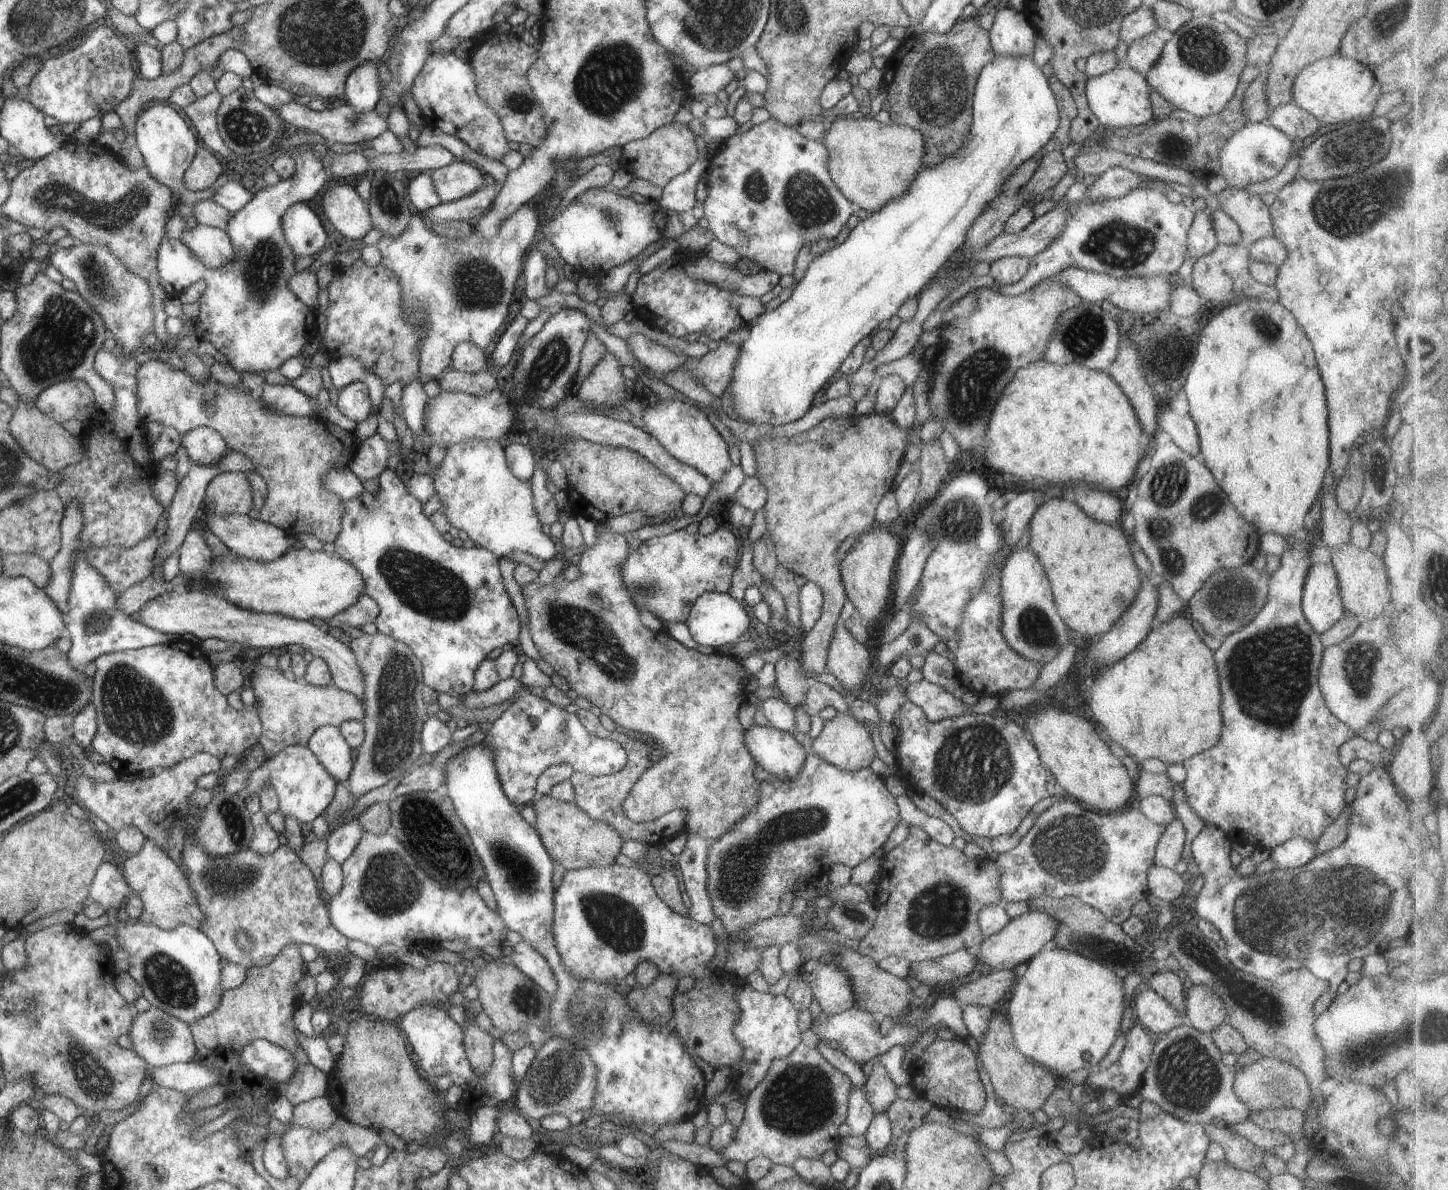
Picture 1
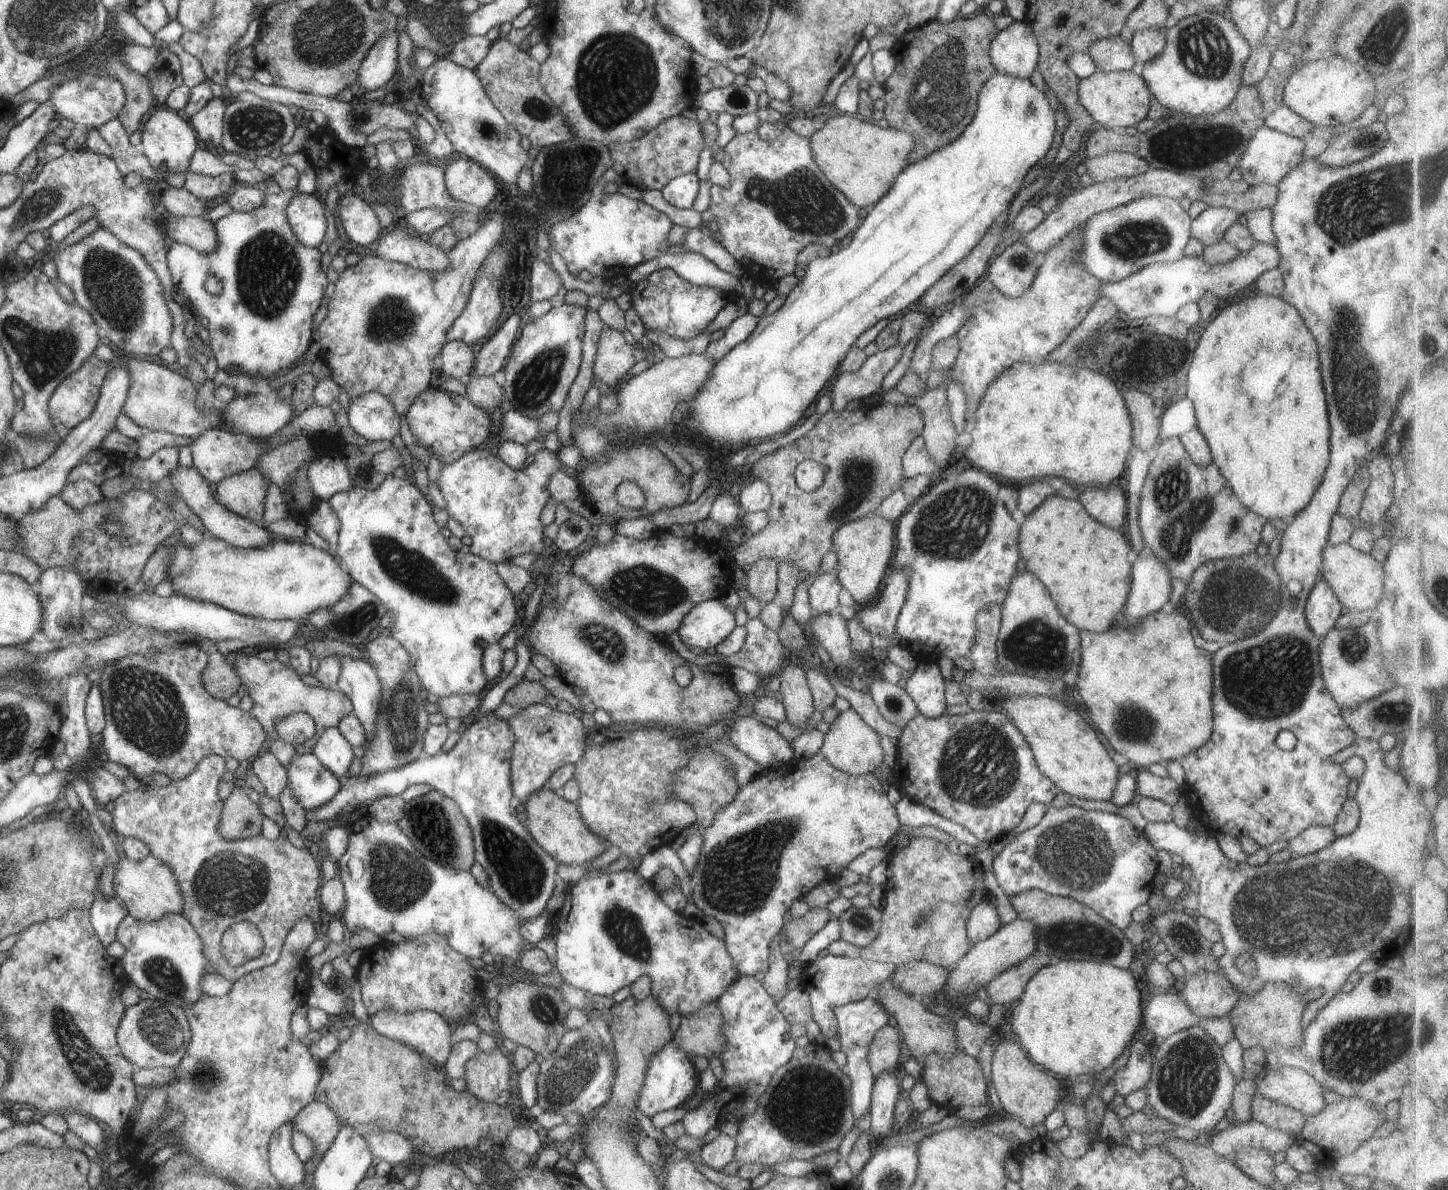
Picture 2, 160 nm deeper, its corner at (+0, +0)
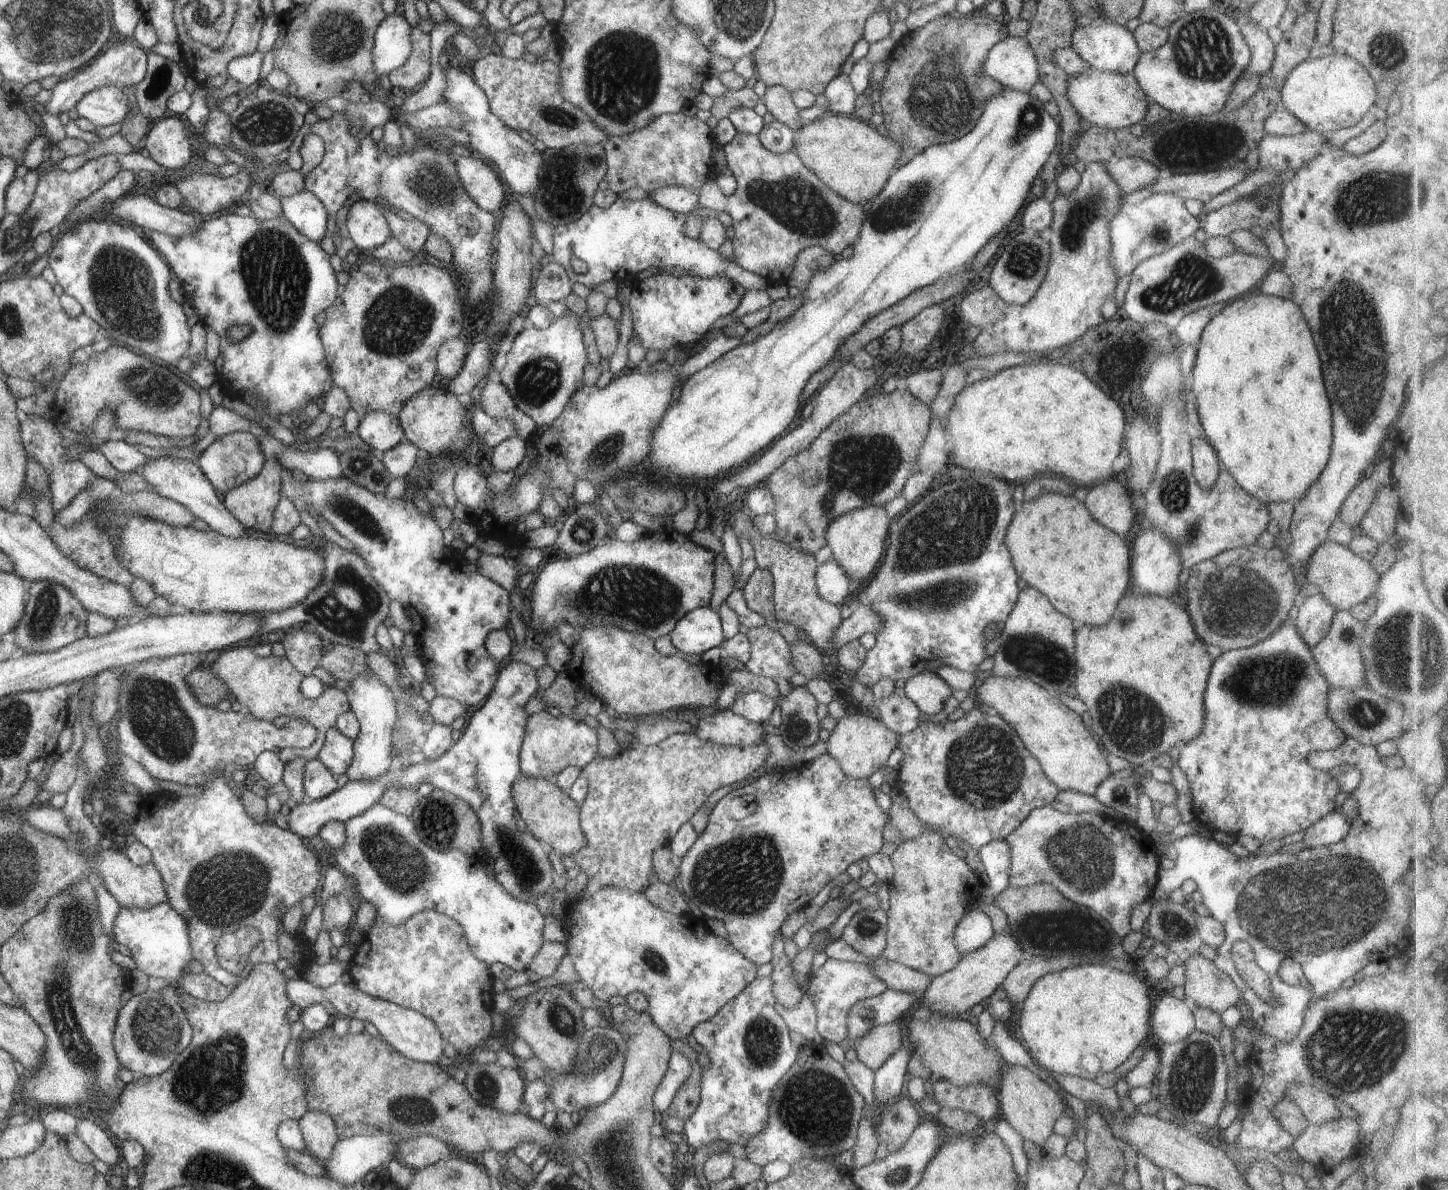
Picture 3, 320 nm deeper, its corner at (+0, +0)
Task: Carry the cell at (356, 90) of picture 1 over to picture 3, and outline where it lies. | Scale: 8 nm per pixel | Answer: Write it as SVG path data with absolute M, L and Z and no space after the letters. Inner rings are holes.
M391 14L379 24L375 32L375 71L390 74L402 66L414 50L411 32L414 27L404 14Z

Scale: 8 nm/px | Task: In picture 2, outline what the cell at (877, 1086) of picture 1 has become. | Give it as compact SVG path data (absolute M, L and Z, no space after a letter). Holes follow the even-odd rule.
M892 1022L876 1031L867 1056L871 1071L876 1077L901 1068L898 1062L901 1042L902 1034Z

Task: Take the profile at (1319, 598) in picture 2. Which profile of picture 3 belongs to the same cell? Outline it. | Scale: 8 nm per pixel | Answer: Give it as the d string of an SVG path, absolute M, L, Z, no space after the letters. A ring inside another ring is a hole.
M1320 593L1301 598L1293 613L1293 622L1311 649L1328 634L1336 611Z

